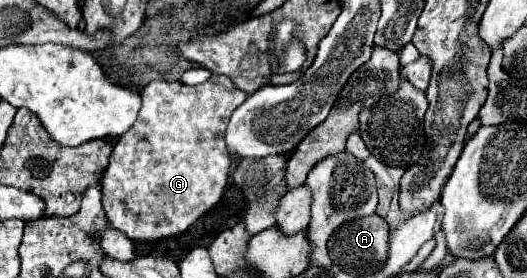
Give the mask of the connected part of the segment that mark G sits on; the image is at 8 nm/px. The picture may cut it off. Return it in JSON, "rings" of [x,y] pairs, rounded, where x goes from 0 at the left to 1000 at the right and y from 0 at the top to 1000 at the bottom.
{"rings":[[[400,270],[400,284],[393,284],[393,299],[381,299],[381,306],[370,306],[370,313],[340,299],[340,291],[332,291],[332,299],[321,299],[321,291],[287,291],[283,306],[271,313],[268,349],[271,349],[271,378],[268,378],[264,421],[252,442],[252,457],[237,486],[226,493],[222,522],[214,529],[207,601],[195,622],[195,644],[192,644],[192,730],[195,730],[195,752],[199,752],[203,795],[207,795],[207,809],[214,824],[233,831],[245,860],[256,860],[256,867],[298,867],[298,860],[328,853],[328,845],[340,845],[340,838],[355,831],[389,759],[397,759],[404,737],[416,730],[416,716],[419,716],[419,701],[427,687],[427,665],[431,665],[435,601],[438,601],[438,565],[435,565],[431,514],[427,514],[427,464],[431,464],[438,406],[469,356],[469,335],[450,320],[435,277],[427,277],[427,270]]]}

